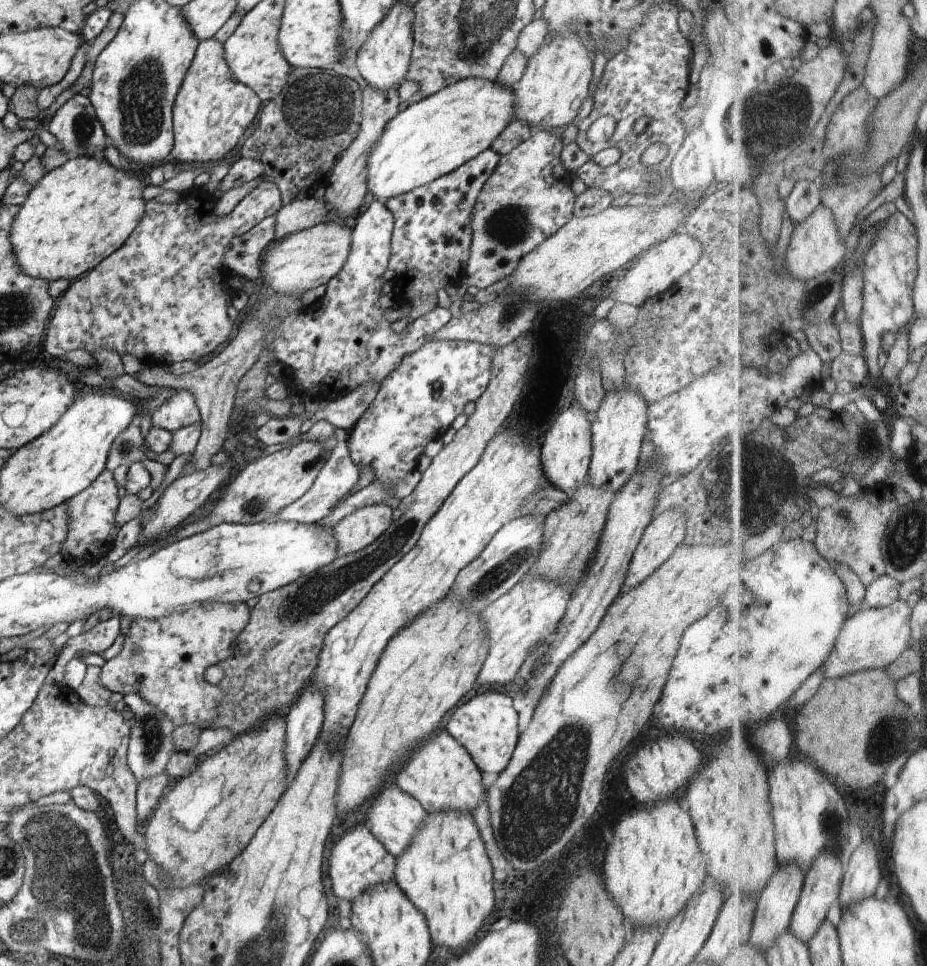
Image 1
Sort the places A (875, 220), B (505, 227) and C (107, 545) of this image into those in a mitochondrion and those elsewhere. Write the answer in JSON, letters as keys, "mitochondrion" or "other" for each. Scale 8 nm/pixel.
{"A":"other","B":"mitochondrion","C":"other"}

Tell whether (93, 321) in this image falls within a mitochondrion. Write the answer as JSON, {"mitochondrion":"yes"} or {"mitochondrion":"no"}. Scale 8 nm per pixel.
{"mitochondrion":"no"}

